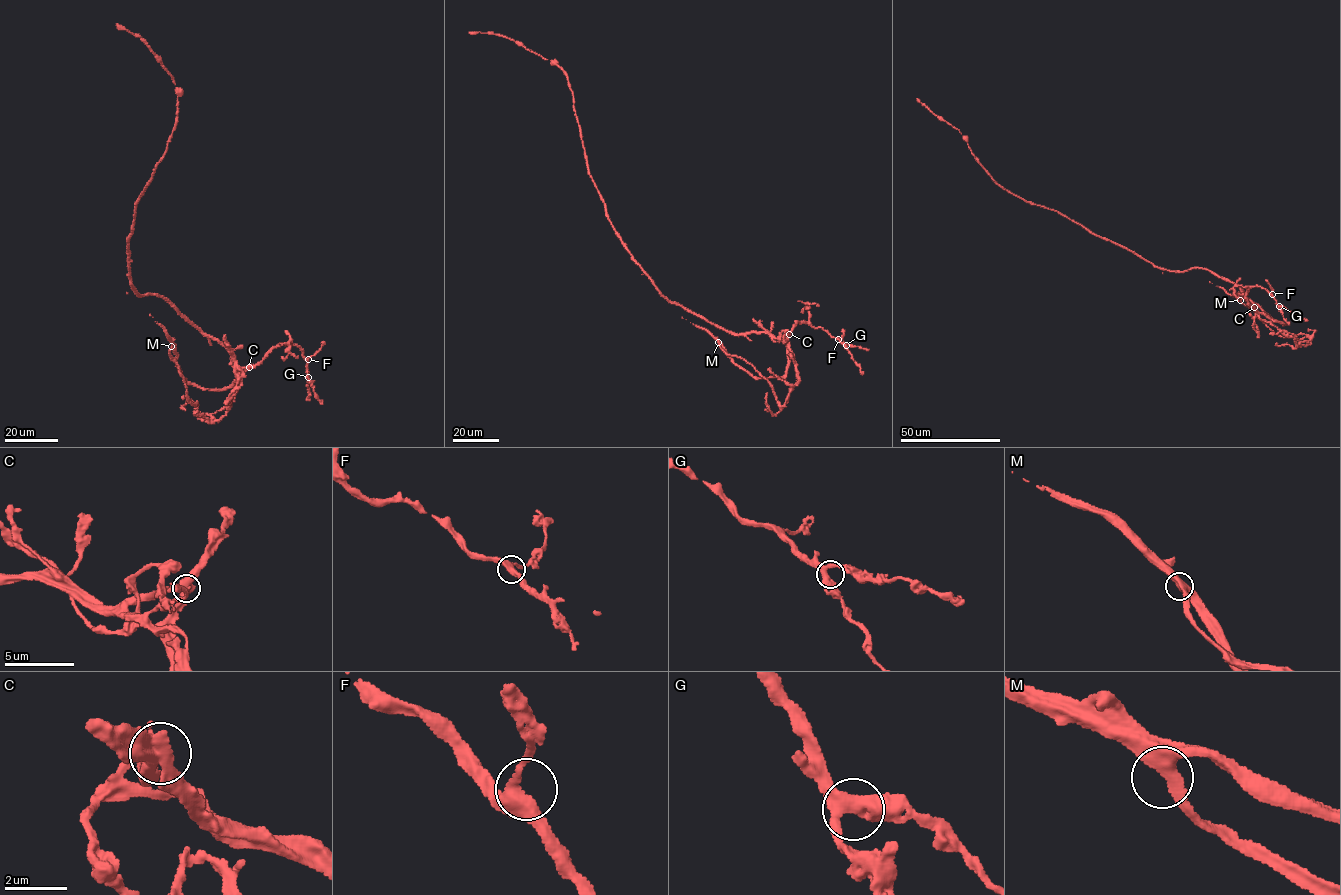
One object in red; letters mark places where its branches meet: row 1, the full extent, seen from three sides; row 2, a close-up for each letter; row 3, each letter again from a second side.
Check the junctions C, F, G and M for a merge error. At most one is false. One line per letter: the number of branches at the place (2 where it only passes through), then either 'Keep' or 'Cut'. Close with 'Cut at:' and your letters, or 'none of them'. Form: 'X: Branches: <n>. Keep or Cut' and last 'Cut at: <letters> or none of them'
C: Branches: 3. Cut
F: Branches: 3. Keep
G: Branches: 3. Keep
M: Branches: 3. Keep
Cut at: C

